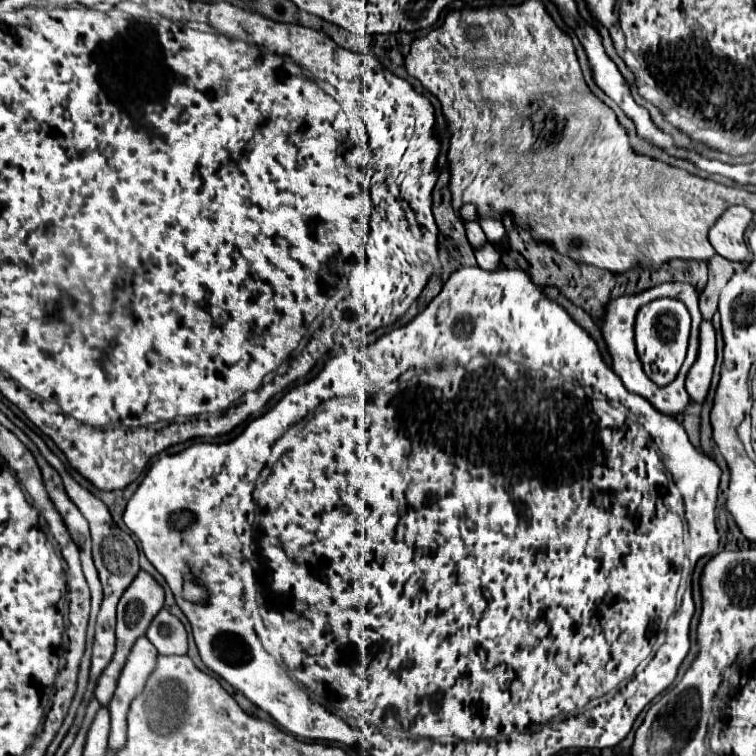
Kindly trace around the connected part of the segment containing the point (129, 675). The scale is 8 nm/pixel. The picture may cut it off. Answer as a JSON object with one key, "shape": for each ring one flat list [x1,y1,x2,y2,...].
{"shape":[[140,637,128,655,128,661,118,679,116,693,108,705,108,709,112,709,112,729,108,745,114,753,118,753,126,745,126,717,130,703,144,691,148,677,154,673,156,659,156,647,148,643,146,637]]}

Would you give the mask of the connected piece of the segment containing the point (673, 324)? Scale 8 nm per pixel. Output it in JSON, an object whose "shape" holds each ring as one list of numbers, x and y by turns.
{"shape":[[668,297,646,303,644,307,640,307,640,311,636,315,634,333,636,333,634,335,636,351,644,365,646,375,660,387,668,385,676,377,676,373,686,357,688,335,690,335,690,313,688,313,686,305,678,299,668,299]]}

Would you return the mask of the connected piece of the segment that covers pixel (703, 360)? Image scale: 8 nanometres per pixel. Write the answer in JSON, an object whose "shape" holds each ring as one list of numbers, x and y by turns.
{"shape":[[702,321,700,325,700,349,694,365,690,367,686,375,686,391,690,399,696,403,702,403,706,399,710,381,712,381,712,369,716,361,716,347,714,347,714,327,710,321]]}

